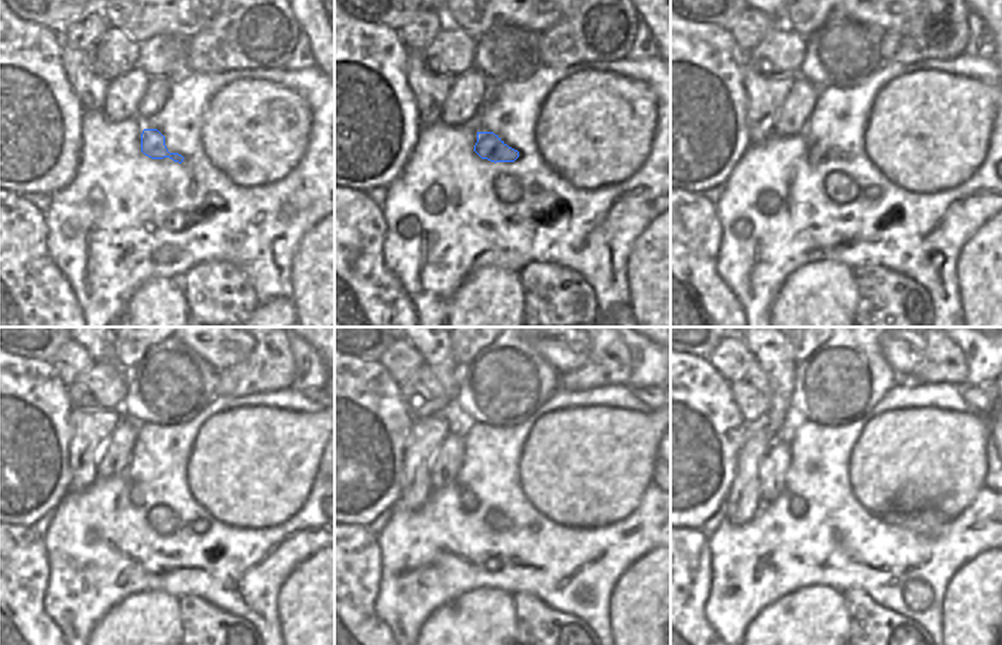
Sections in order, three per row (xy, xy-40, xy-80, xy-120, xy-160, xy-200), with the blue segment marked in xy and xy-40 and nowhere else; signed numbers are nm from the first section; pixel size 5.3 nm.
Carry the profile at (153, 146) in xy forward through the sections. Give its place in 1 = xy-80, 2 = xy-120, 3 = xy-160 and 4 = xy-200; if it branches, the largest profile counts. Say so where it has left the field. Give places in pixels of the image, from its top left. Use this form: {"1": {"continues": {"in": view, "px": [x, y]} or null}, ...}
{"1": {"continues": {"in": "xy-80", "px": [816, 155]}}, "2": {"continues": {"in": "xy-120", "px": [135, 495]}}, "3": {"continues": {"in": "xy-160", "px": [468, 498]}}, "4": {"continues": {"in": "xy-200", "px": [798, 507]}}}

